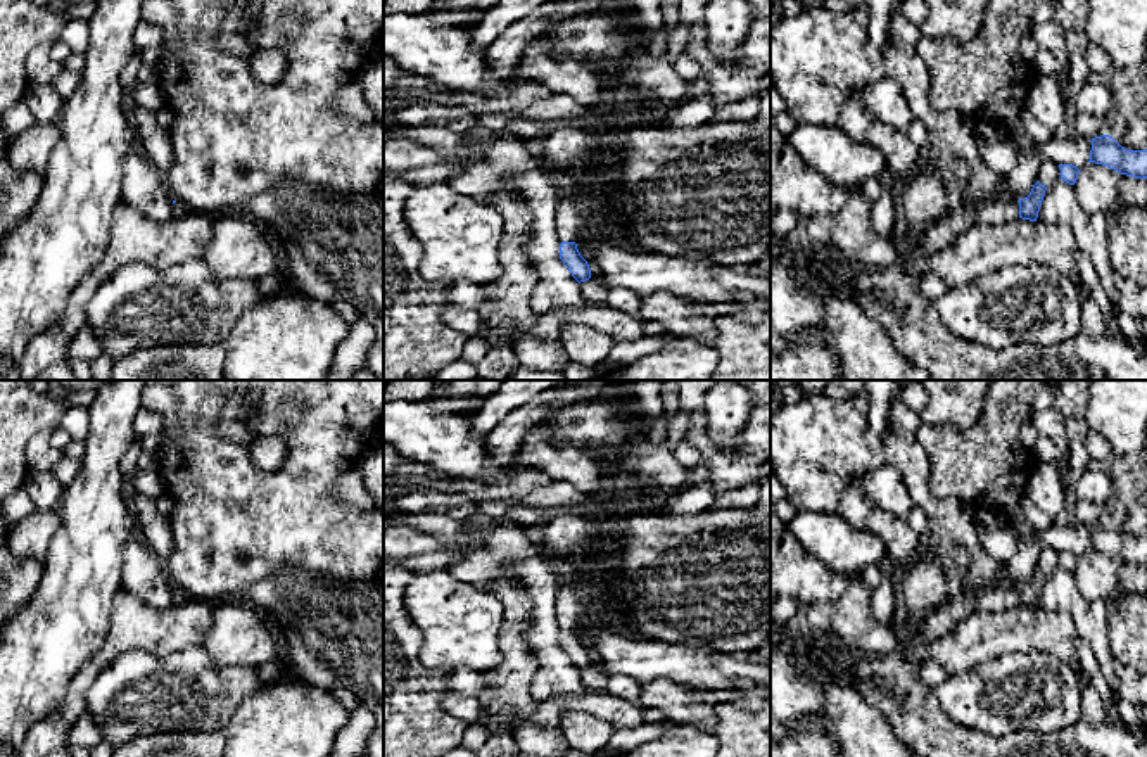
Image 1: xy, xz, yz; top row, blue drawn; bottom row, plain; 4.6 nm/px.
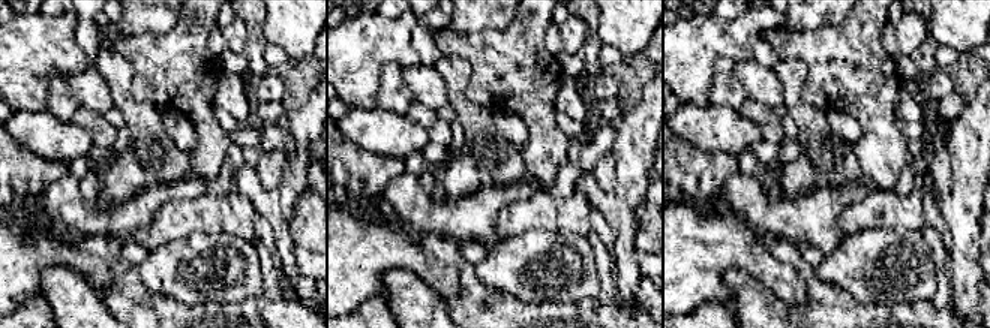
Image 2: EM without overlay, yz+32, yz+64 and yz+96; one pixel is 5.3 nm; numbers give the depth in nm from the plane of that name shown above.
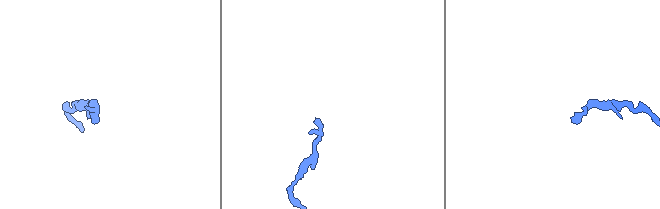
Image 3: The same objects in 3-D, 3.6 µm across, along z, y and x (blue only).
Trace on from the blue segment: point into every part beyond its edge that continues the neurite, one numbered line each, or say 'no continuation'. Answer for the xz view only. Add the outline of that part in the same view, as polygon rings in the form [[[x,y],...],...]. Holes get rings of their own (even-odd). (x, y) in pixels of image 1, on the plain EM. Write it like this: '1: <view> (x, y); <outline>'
1: xz (576, 602); [[[603,541],[601,553],[589,553],[586,558],[558,560],[553,570],[558,577],[558,596],[554,608],[561,629],[575,629],[579,622],[605,622],[618,627],[615,615],[608,614],[594,598],[594,586],[608,565],[608,541]]]

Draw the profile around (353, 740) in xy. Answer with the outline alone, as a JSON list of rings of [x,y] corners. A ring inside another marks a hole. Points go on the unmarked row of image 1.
[[[359,703],[349,717],[349,722],[335,738],[330,757],[364,757],[368,755],[368,740],[375,728],[375,716]]]

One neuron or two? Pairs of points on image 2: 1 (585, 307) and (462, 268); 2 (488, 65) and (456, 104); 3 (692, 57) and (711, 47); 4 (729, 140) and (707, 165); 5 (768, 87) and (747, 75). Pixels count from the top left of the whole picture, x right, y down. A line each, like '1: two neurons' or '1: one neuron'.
1: one neuron
2: two neurons
3: one neuron
4: two neurons
5: one neuron

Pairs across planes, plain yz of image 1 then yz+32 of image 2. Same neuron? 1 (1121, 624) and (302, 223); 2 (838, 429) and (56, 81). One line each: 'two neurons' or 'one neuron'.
1: one neuron
2: two neurons

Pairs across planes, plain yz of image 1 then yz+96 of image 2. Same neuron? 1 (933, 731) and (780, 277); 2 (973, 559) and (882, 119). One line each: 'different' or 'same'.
1: different
2: different

